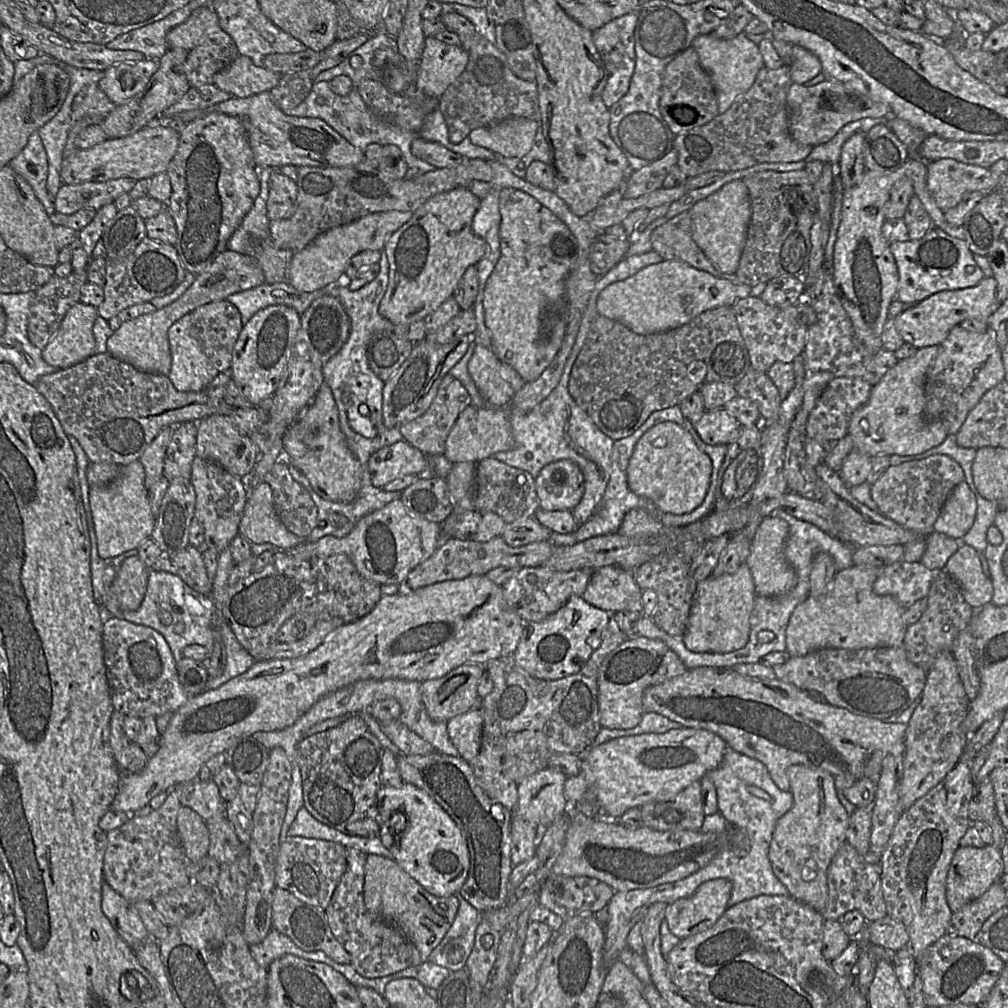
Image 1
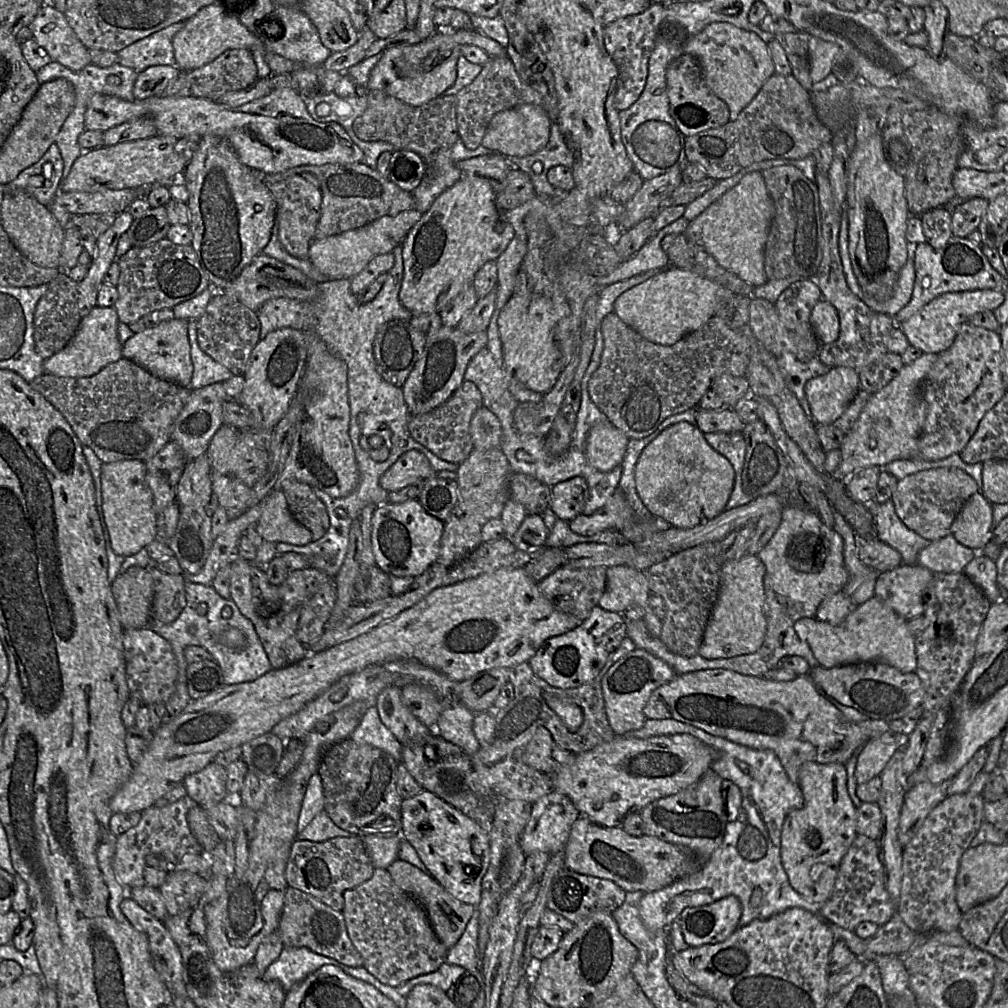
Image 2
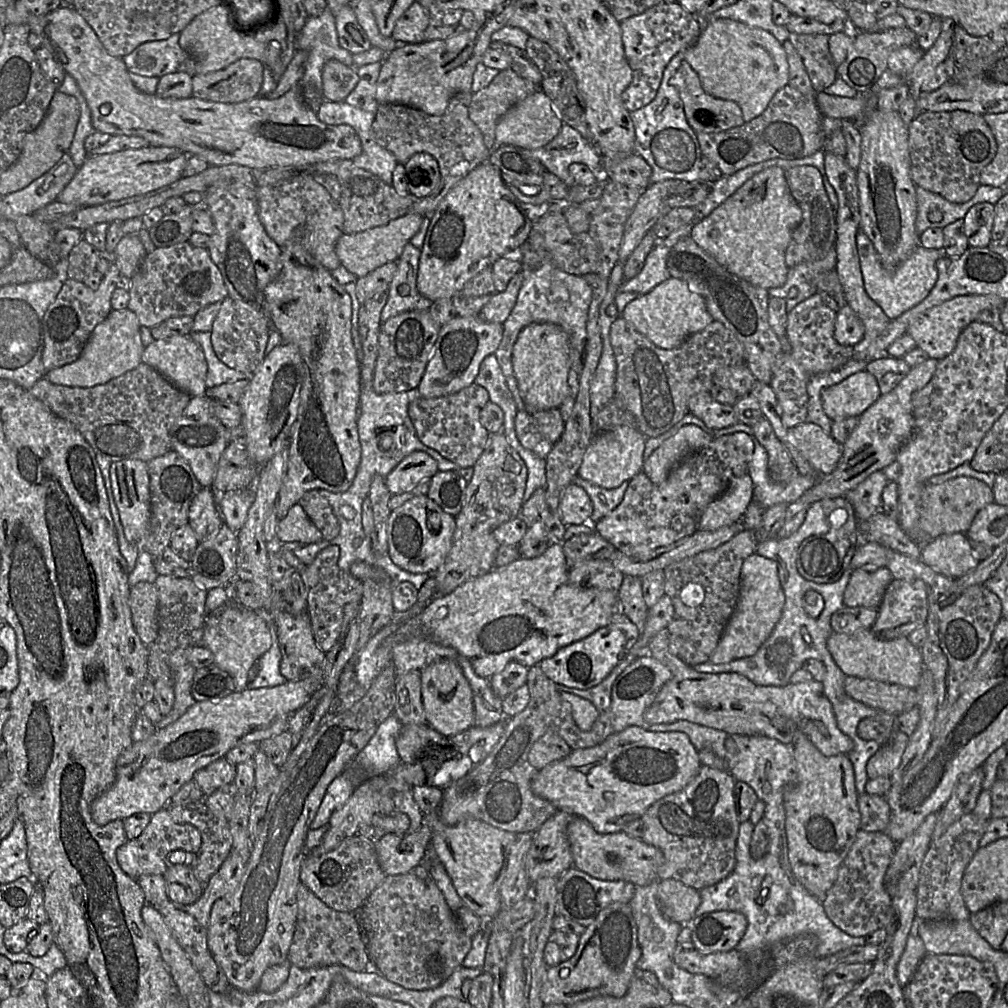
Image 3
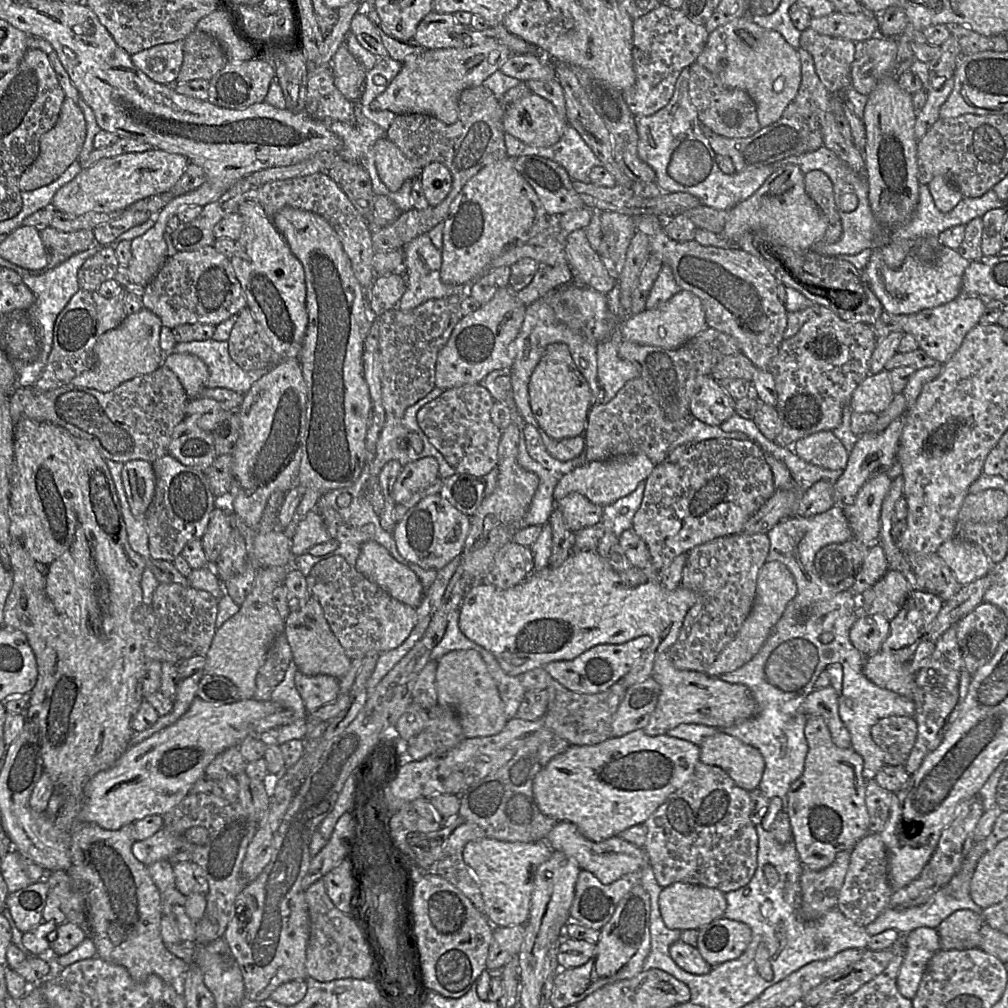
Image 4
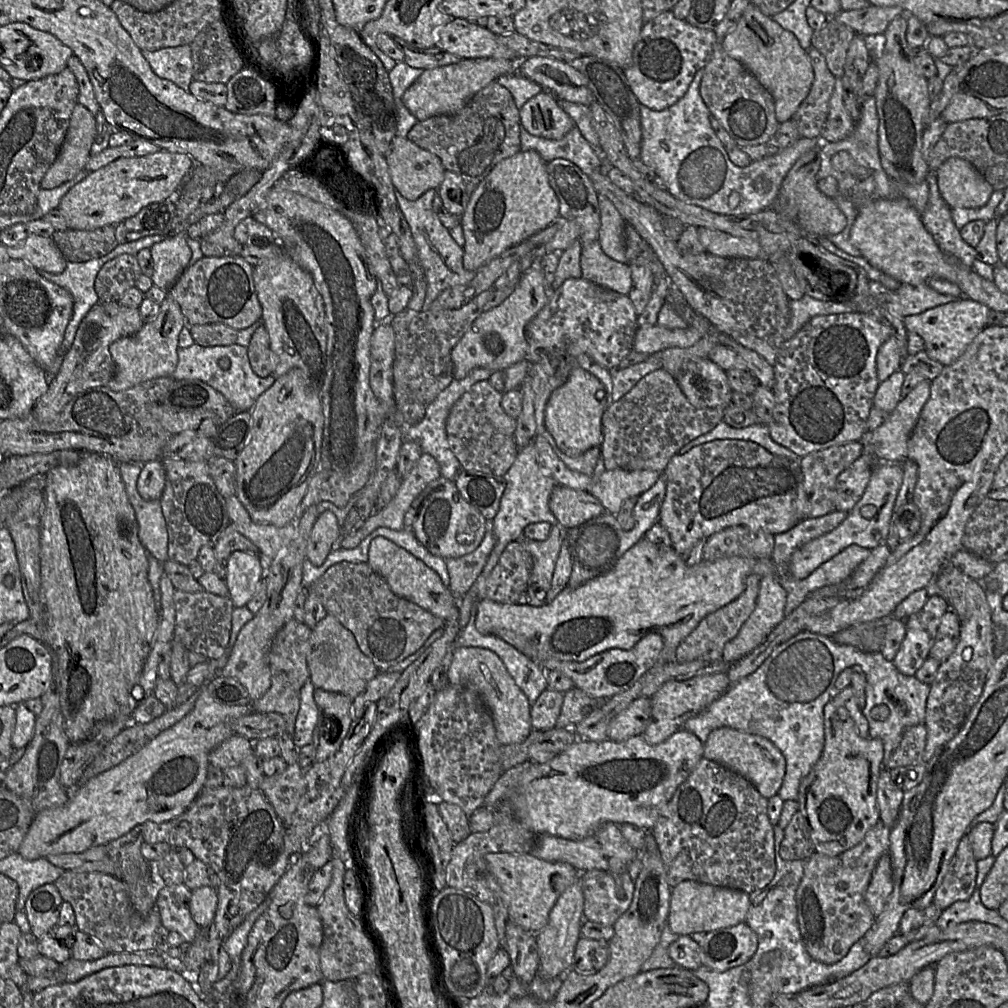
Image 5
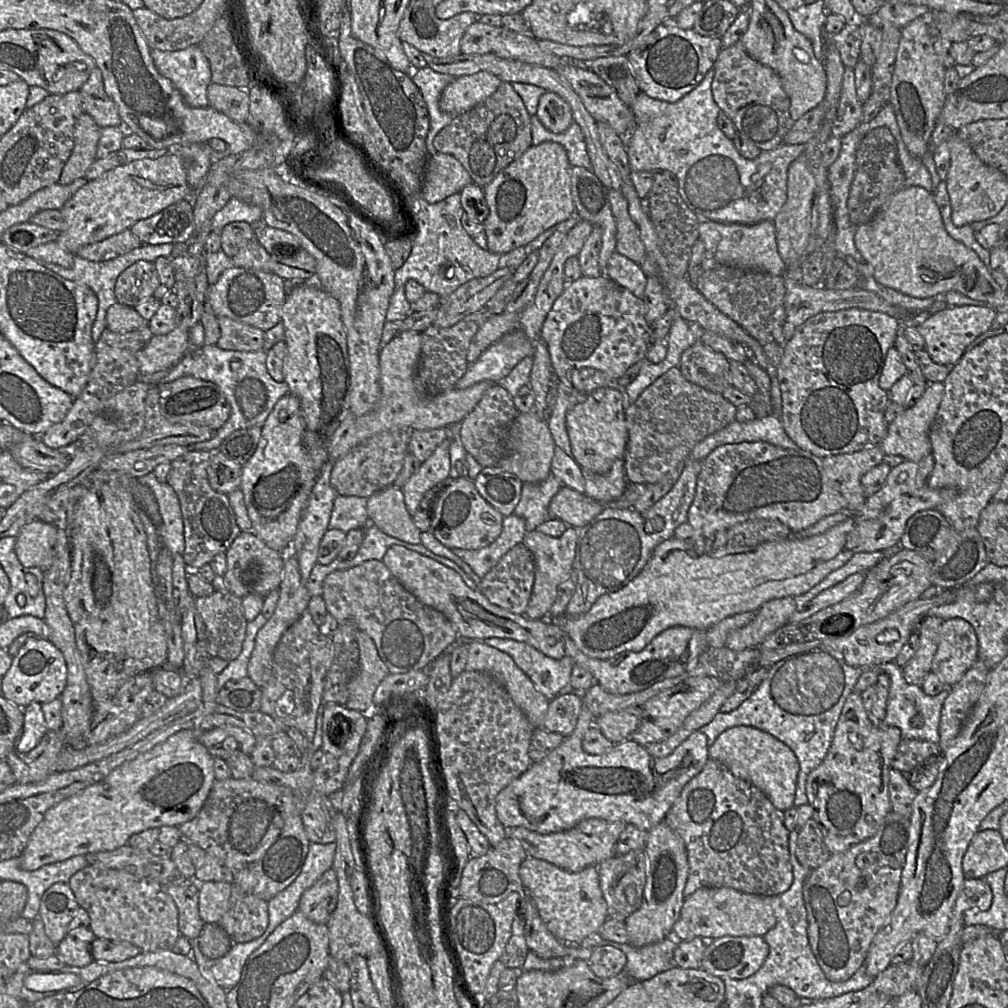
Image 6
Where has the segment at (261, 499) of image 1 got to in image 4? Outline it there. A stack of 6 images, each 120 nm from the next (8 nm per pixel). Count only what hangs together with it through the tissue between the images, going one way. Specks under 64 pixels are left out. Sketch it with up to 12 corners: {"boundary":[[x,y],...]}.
{"boundary":[[309,511],[291,537],[297,557],[332,540],[321,514]]}

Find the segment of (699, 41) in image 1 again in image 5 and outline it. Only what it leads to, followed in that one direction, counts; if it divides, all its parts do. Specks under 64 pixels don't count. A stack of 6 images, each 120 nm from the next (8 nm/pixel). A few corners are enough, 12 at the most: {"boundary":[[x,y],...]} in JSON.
{"boundary":[[750,3],[719,44],[792,119],[814,80],[796,36]]}

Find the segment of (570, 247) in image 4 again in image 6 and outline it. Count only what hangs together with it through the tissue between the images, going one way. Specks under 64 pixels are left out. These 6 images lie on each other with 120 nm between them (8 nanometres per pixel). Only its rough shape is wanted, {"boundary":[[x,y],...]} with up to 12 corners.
{"boundary":[[614,252],[603,274],[643,298],[647,275]]}

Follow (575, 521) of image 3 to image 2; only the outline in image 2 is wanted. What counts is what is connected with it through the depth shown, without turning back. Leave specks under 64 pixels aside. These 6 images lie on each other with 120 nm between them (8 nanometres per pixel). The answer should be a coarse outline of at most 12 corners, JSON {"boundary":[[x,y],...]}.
{"boundary":[[572,477],[550,489],[548,508],[570,521],[589,498],[584,478]]}

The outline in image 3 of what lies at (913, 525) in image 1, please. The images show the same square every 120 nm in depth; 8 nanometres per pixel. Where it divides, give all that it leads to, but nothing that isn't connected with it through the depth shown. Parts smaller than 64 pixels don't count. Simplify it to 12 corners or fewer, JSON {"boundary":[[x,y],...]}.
{"boundary":[[970,477],[927,484],[919,526],[930,540],[966,533],[995,503]]}

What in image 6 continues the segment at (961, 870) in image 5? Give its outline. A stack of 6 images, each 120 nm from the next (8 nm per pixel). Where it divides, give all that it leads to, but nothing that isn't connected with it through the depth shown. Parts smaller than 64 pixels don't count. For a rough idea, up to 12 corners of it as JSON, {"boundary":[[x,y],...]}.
{"boundary":[[965,878],[952,910],[949,932],[963,926],[963,912],[988,910],[993,895],[984,878]]}

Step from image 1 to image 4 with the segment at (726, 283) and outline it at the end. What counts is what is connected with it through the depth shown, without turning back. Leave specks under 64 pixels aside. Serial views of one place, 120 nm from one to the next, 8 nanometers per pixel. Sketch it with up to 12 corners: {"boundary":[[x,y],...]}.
{"boundary":[[680,290],[626,314],[623,340],[666,349],[709,327],[700,299]]}

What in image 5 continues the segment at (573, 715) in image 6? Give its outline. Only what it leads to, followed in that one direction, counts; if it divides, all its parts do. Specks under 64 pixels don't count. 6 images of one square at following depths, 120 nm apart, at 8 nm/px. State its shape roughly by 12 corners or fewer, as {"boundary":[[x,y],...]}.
{"boundary":[[545,690],[531,705],[532,728],[555,728],[564,694]]}

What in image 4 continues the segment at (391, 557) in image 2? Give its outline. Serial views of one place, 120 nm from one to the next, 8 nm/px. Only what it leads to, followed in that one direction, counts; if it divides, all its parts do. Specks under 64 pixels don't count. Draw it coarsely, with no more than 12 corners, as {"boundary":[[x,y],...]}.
{"boundary":[[442,478],[396,522],[399,554],[439,570],[460,555],[471,517]]}

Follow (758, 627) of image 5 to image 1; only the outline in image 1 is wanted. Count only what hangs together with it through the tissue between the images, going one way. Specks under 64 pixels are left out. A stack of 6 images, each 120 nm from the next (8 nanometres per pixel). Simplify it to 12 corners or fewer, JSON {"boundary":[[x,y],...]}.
{"boundary":[[746,562],[698,582],[687,629],[693,652],[750,639],[755,584]]}

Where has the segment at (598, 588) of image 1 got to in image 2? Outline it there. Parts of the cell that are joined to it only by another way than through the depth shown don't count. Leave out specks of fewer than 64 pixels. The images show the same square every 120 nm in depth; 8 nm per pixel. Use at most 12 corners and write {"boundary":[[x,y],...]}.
{"boundary":[[625,565],[606,568],[598,602],[623,613],[644,611],[649,633],[660,637],[662,622],[649,604],[645,572]]}

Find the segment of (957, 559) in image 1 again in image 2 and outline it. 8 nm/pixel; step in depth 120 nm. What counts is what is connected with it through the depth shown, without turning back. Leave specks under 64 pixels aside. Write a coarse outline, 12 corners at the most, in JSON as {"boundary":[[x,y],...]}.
{"boundary":[[981,551],[964,572],[993,603],[1001,602],[997,568]]}

